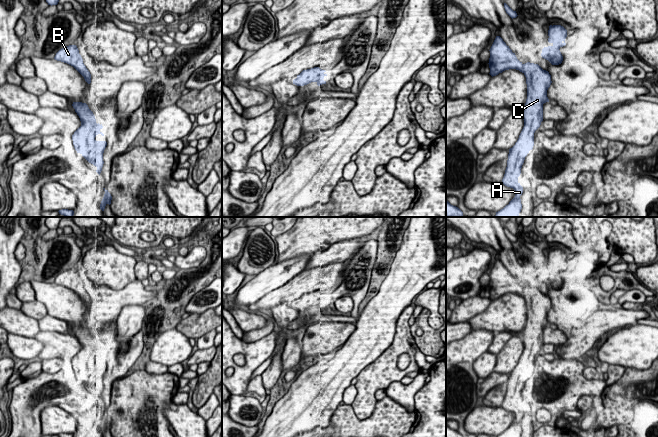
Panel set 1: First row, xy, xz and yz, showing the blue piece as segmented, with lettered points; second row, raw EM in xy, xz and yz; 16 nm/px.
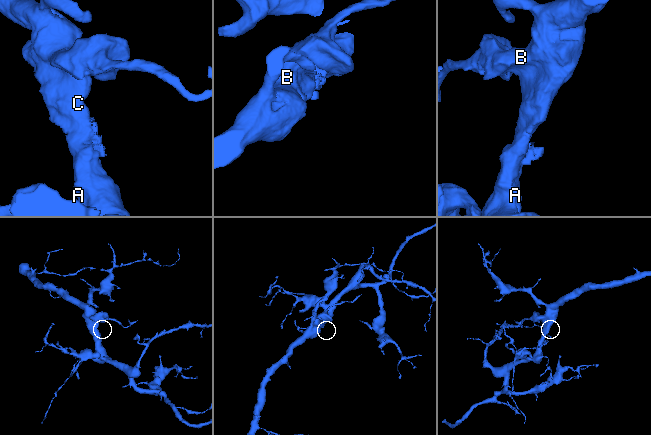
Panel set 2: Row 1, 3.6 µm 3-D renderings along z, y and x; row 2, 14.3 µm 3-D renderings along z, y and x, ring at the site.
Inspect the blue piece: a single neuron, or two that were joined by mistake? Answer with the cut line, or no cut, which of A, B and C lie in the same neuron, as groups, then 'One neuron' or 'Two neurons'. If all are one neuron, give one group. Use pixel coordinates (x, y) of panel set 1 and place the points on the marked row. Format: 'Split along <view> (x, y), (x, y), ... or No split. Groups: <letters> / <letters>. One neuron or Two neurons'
No split. Groups: A B C. One neuron

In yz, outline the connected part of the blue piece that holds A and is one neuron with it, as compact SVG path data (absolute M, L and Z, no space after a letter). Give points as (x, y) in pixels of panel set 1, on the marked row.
M496 36L489 51L489 74L492 77L509 69L519 70L526 77L527 99L523 115L524 127L515 145L509 149L507 167L502 179L505 186L515 190L515 197L494 216L518 217L522 209L520 196L523 193L518 177L525 157L533 149L534 133L543 121L543 104L549 102L547 90L552 83L551 75L538 64L520 62L500 36Z

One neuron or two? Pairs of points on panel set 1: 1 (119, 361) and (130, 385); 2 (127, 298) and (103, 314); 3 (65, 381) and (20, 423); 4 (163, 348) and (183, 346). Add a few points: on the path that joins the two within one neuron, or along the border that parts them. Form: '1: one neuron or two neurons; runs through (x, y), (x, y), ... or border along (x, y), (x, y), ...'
1: two neurons; border along (125, 375), (113, 382), (110, 391)
2: one neuron; runs through (121, 298), (109, 308)
3: one neuron; runs through (49, 379), (29, 393), (25, 407)
4: one neuron; runs through (168, 348), (178, 347)

